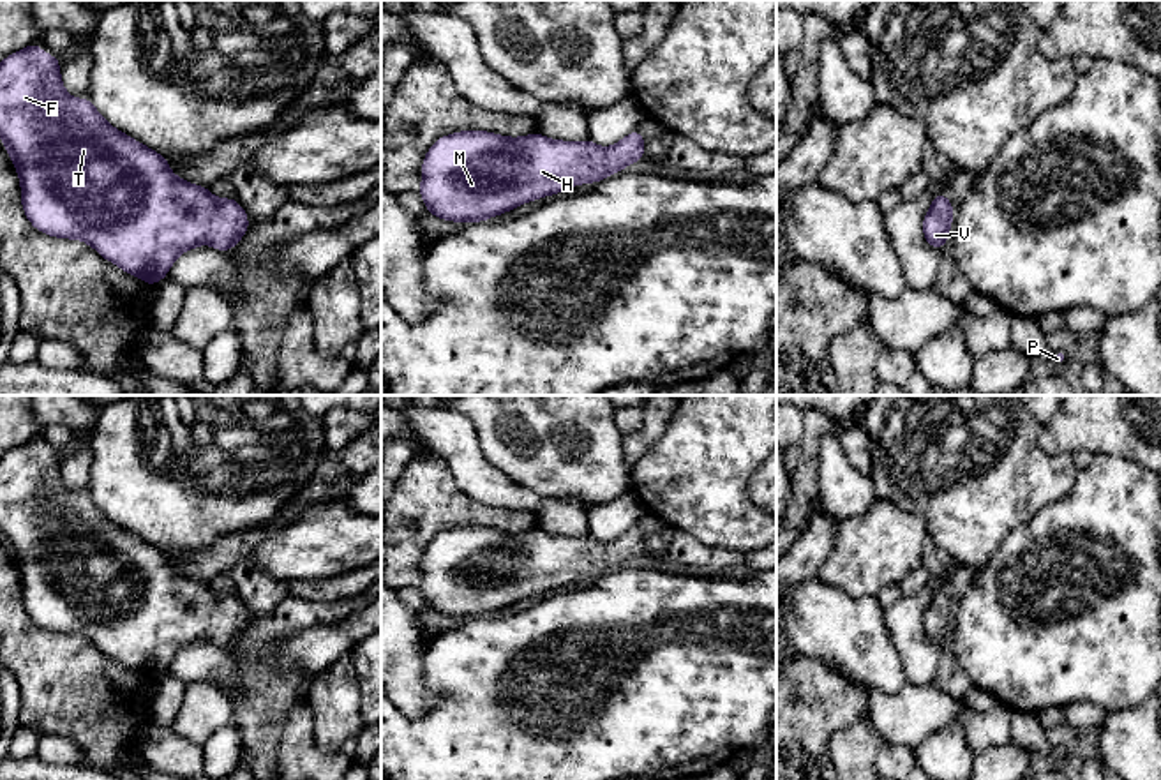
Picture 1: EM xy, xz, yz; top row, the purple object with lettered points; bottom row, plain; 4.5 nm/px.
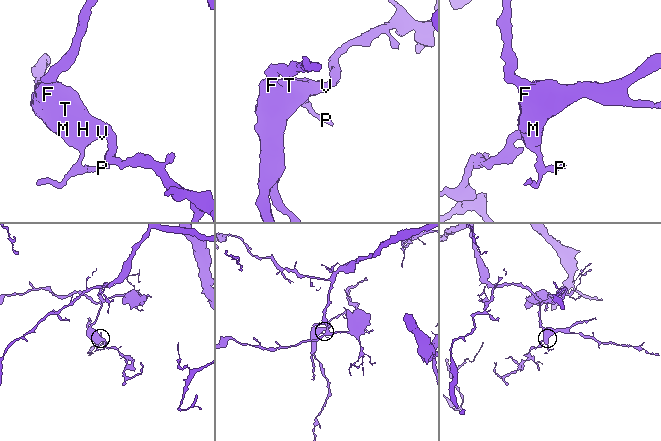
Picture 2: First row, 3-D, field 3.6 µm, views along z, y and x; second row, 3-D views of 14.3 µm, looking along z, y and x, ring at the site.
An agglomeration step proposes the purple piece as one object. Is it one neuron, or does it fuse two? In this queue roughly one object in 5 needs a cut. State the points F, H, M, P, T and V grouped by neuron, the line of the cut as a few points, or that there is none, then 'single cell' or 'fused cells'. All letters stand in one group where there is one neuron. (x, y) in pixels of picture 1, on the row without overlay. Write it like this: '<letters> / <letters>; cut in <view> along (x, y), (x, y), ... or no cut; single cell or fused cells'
F H M P T V; no cut; single cell

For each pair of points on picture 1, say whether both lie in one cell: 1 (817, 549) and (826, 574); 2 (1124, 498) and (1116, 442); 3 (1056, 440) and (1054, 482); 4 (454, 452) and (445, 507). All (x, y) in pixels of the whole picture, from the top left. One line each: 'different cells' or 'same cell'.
1: different cells
2: different cells
3: different cells
4: different cells

